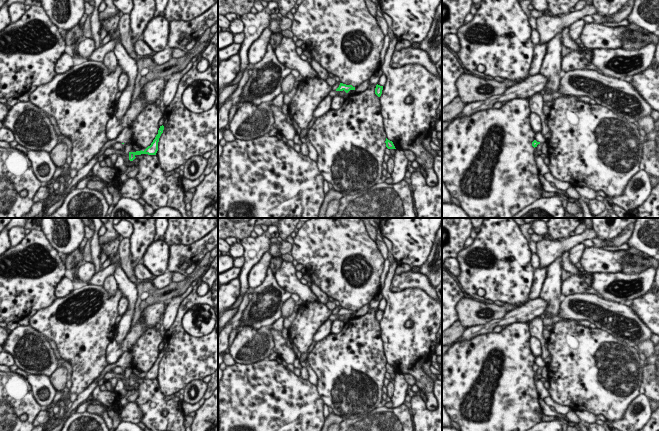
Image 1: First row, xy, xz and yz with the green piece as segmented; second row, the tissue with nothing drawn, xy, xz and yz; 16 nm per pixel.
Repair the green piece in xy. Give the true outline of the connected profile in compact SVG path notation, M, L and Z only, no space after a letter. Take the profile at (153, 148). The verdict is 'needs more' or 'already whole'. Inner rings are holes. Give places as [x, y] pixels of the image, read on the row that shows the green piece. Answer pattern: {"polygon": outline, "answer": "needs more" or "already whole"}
{"polygon": "M160 126L158 130L158 134L156 135L155 139L151 143L150 146L148 146L144 151L136 151L136 152L129 152L129 160L133 161L136 157L136 155L141 155L141 154L148 154L148 155L156 155L158 151L158 142L161 134L163 133L164 126Z", "answer": "already whole"}

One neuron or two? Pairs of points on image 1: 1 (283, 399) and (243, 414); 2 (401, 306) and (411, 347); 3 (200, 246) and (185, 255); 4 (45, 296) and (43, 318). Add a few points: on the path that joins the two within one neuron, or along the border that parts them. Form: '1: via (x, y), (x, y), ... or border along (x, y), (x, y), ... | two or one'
1: via (273, 406), (265, 414), (253, 414) | one
2: via (399, 316), (399, 335), (401, 337) | one
3: via (196, 250), (189, 254) | one
4: border along (56, 297), (48, 305), (37, 310) | two

